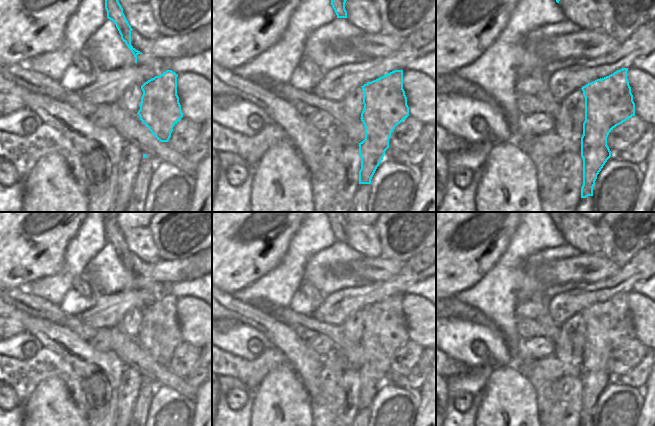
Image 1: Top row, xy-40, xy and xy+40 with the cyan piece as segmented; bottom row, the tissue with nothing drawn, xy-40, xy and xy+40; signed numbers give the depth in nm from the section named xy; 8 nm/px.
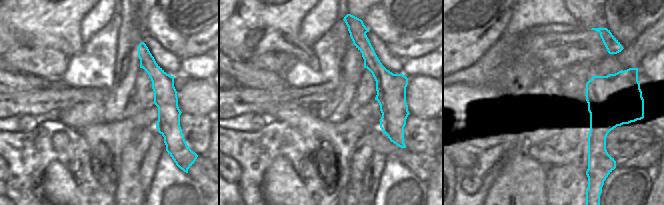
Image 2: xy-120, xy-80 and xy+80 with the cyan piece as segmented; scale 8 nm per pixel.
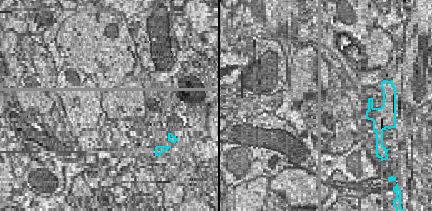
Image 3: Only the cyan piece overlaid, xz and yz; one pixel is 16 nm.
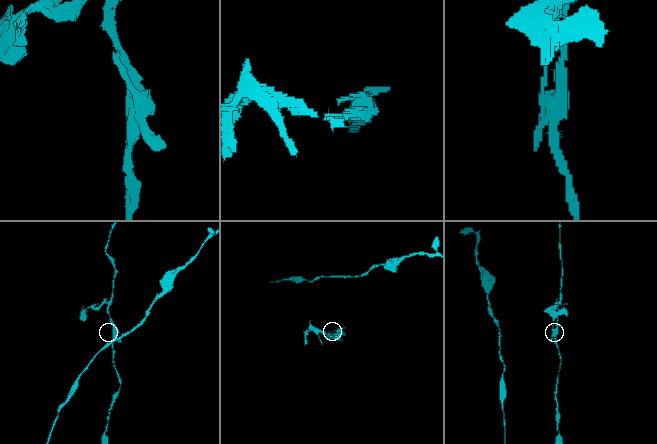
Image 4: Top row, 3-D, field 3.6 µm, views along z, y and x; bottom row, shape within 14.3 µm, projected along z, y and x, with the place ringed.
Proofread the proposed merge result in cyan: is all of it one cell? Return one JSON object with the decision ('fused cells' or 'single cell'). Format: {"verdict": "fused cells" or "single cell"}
{"verdict": "fused cells"}

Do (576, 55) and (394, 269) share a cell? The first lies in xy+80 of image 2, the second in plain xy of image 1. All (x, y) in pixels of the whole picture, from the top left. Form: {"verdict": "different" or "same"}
{"verdict": "same"}

